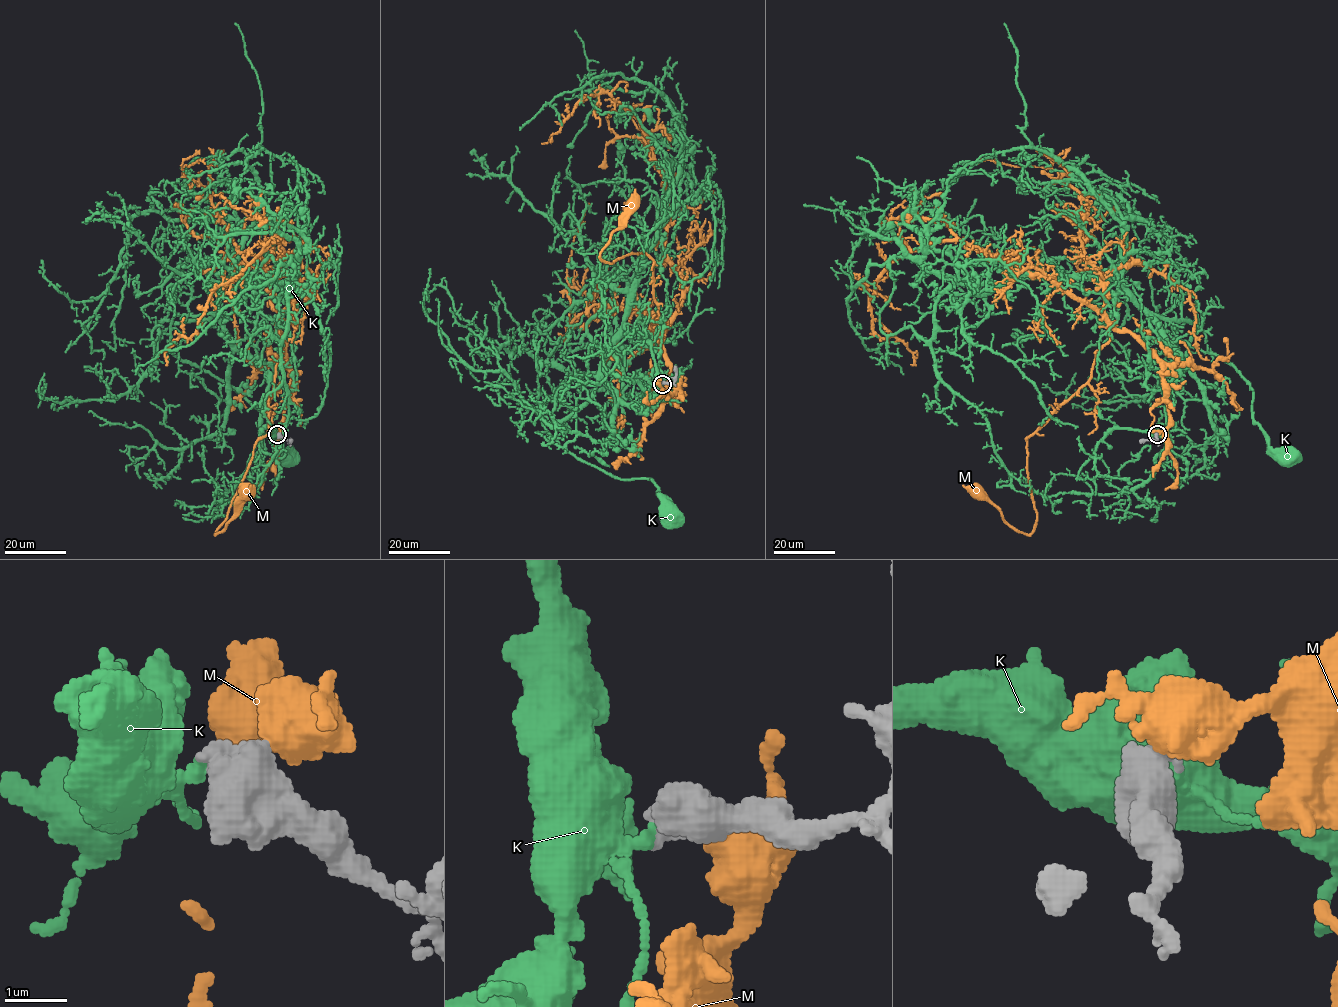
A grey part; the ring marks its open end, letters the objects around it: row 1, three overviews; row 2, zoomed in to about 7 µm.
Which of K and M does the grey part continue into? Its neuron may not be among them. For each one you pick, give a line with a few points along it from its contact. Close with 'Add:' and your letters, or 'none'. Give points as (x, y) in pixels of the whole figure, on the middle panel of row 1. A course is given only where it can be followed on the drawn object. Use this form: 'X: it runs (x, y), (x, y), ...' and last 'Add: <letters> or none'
K: it runs (662, 383), (648, 405), (575, 376), (552, 412), (565, 449), (616, 477), (651, 479), (668, 514)
Add: K

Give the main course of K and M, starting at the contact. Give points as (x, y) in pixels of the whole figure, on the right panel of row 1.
K: (1157, 433), (1166, 433), (1179, 370), (1176, 348), (1149, 314), (1247, 380), (1252, 419), (1268, 447), (1288, 458)
M: (1156, 433), (1169, 422), (1161, 364), (1109, 327), (1091, 377), (1026, 440), (1031, 533), (978, 490)

